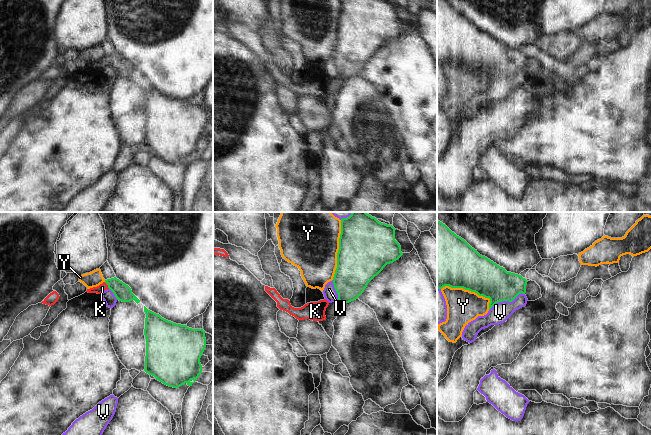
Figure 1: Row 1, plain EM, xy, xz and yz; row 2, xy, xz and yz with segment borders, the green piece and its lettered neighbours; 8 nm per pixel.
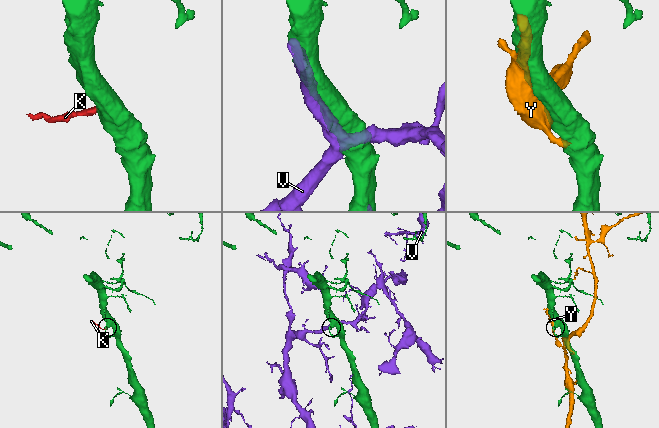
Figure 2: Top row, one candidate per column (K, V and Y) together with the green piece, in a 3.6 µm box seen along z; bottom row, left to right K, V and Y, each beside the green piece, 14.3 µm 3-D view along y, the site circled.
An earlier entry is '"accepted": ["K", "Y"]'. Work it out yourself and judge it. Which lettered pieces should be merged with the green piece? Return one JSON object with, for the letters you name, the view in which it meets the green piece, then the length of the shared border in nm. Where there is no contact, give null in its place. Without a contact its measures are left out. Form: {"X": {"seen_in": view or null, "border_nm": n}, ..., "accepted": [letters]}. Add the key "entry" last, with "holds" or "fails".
{"K": {"seen_in": "xy", "border_nm": 70}, "accepted": ["K"], "entry": "fails"}

